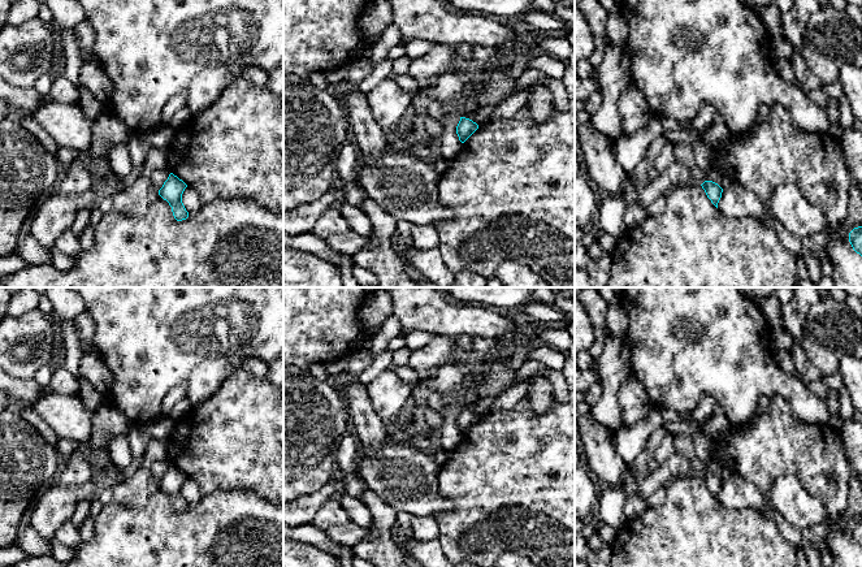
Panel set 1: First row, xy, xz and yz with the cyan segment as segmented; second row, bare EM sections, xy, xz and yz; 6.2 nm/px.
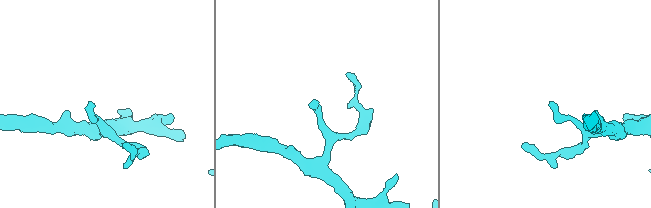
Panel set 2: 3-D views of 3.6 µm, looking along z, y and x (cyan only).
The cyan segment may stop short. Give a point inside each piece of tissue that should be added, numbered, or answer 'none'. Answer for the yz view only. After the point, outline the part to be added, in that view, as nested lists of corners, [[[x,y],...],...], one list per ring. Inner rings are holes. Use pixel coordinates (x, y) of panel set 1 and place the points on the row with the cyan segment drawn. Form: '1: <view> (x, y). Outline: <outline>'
none

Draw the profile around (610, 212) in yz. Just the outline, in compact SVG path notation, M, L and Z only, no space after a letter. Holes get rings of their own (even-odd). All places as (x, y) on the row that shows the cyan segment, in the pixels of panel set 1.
M623 194L616 196L603 196L595 215L595 228L601 228L614 238L620 238L627 226L624 222L627 202Z

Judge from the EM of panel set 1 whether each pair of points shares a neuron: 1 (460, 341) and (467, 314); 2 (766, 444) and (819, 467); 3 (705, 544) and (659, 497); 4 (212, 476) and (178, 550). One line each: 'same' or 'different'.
1: different
2: same
3: different
4: different

